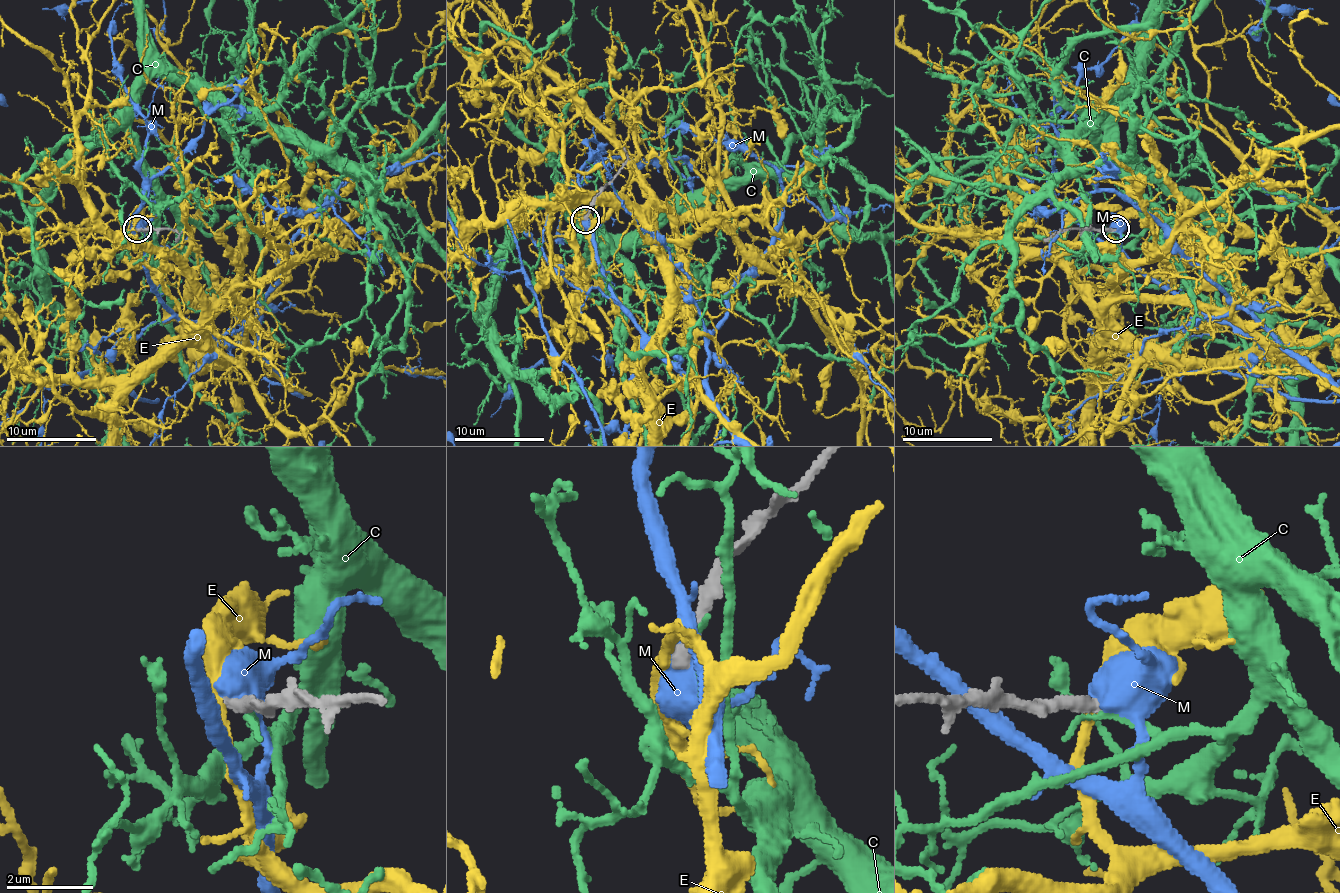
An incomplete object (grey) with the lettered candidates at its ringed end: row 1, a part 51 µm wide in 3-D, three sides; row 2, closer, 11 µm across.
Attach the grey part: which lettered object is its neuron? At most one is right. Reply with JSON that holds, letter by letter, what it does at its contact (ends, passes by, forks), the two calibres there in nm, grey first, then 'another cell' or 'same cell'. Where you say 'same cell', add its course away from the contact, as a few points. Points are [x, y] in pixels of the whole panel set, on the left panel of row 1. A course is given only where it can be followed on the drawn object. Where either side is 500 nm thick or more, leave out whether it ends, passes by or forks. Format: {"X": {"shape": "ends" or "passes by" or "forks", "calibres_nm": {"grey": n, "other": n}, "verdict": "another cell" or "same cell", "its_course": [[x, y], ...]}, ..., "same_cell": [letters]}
{"C": {"shape": "ends", "calibres_nm": {"grey": 360, "other": 170}, "verdict": "another cell"}, "E": {"shape": "passes by", "calibres_nm": {"grey": 320, "other": 300}, "verdict": "another cell"}, "M": {"calibres_nm": {"grey": 320, "other": 550}, "verdict": "another cell"}, "same_cell": []}

